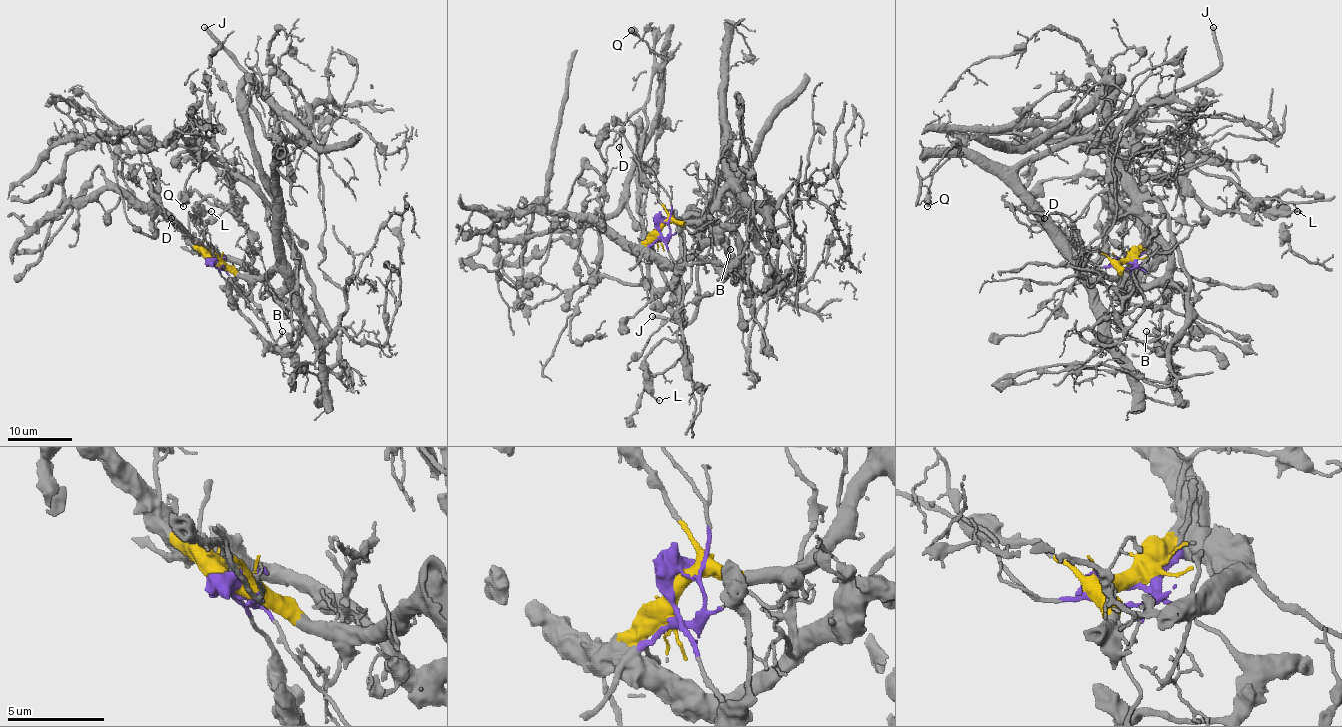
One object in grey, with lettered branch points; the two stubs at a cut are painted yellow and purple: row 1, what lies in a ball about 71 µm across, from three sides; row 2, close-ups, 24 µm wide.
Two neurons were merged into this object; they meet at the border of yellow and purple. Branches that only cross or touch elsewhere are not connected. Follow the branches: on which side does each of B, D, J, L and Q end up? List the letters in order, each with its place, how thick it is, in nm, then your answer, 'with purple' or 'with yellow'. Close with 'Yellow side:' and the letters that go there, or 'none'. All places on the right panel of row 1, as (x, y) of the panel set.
B: (1146, 331) | 240 nm | with purple
D: (1044, 218) | 110 nm | with yellow
J: (1213, 27) | 360 nm | with yellow
L: (1297, 211) | 200 nm | with purple
Q: (927, 206) | 500 nm | with purple
Yellow side: D, J

